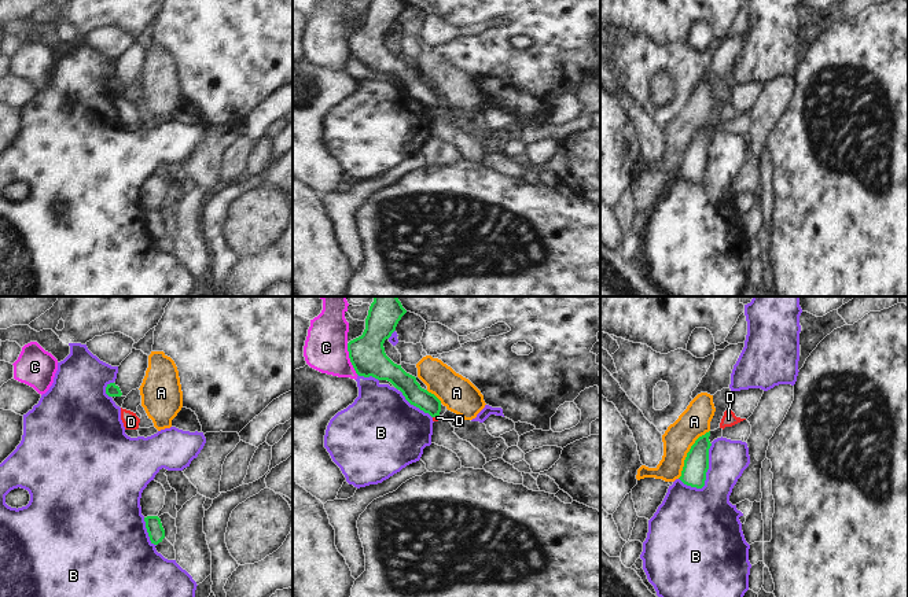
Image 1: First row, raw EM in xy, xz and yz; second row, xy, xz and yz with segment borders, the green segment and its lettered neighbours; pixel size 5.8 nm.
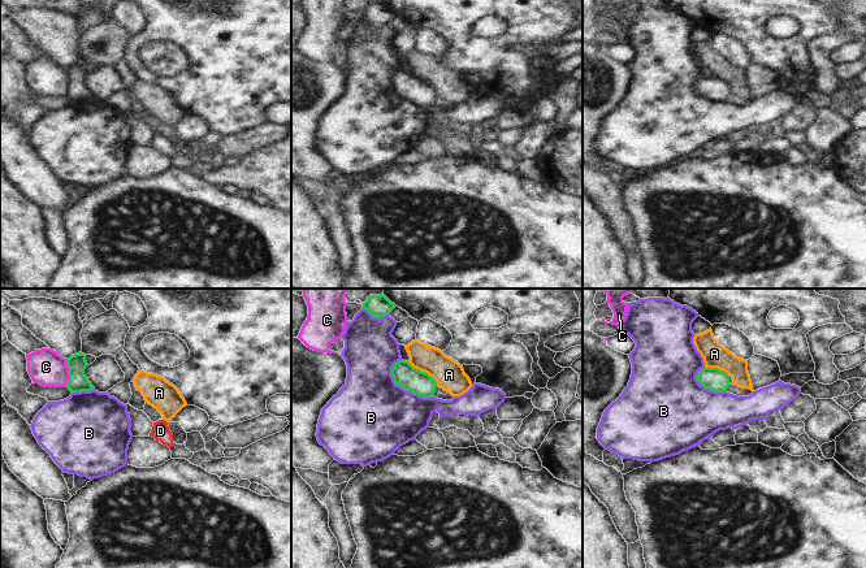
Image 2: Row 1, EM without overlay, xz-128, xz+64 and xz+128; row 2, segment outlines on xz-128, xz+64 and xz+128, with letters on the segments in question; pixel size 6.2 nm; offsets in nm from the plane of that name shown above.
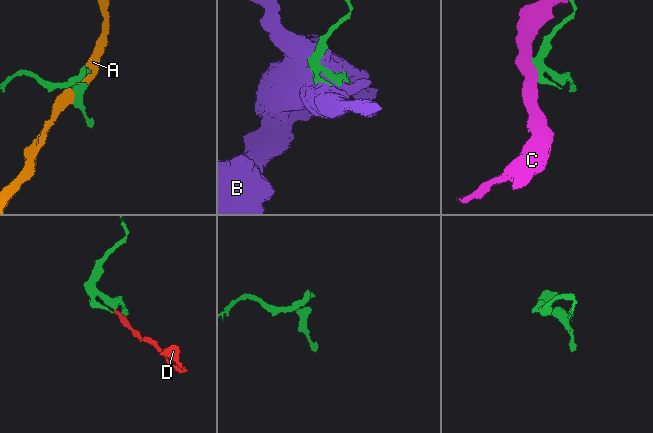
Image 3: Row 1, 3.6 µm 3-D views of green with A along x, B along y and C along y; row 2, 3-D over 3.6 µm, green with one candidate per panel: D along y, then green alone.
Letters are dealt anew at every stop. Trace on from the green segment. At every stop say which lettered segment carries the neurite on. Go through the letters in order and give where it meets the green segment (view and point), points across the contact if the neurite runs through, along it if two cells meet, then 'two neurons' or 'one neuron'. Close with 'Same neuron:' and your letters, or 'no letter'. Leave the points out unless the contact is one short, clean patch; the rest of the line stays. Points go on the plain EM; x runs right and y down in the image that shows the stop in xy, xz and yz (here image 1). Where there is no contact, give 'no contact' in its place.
A: contact yz (687, 146); border yz (709, 122), (691, 139), (682, 166), (677, 170); two neurons
B: contact yz (705, 166); two neurons
C: contact xz (349, 50); border xz (346, 36), (349, 54), (357, 66); two neurons
D: contact xz (436, 107); border xz (438, 107), (433, 110); two neurons
Same neuron: no letter

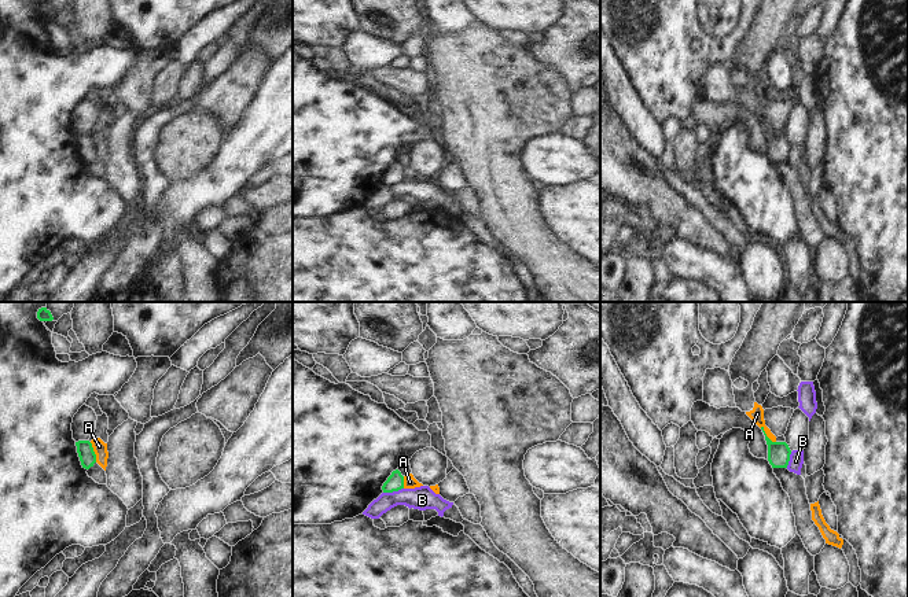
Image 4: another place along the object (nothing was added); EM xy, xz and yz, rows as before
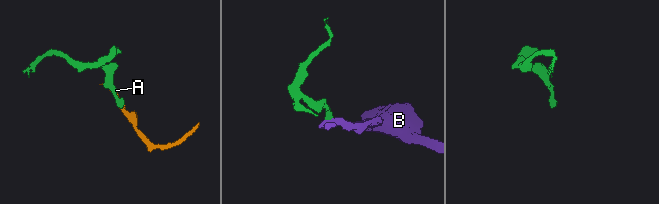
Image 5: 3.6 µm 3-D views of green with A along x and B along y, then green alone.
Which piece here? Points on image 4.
A: contact yz (765, 128); two neurons
B: contact xz (393, 183); border xz (403, 180), (383, 185); two neurons
Same neuron: no letter

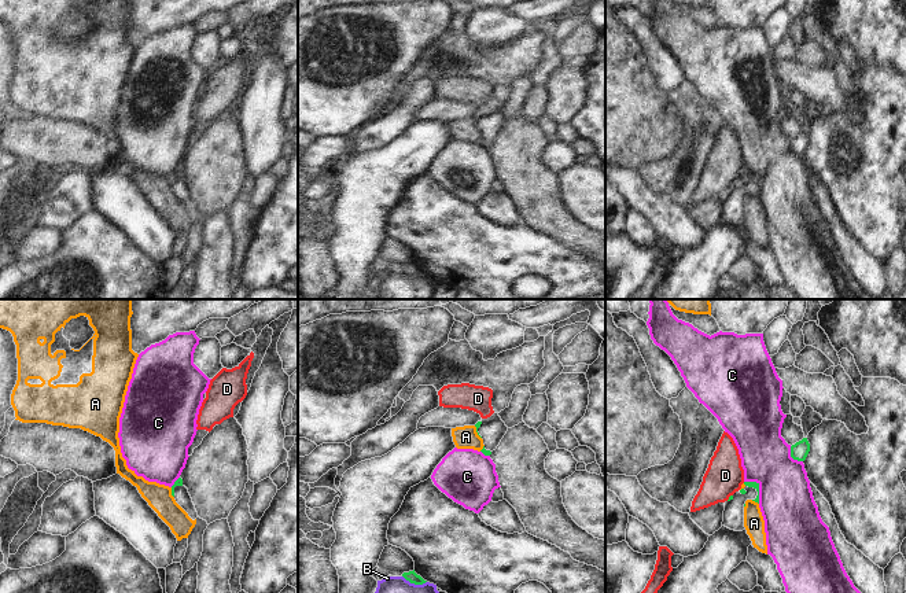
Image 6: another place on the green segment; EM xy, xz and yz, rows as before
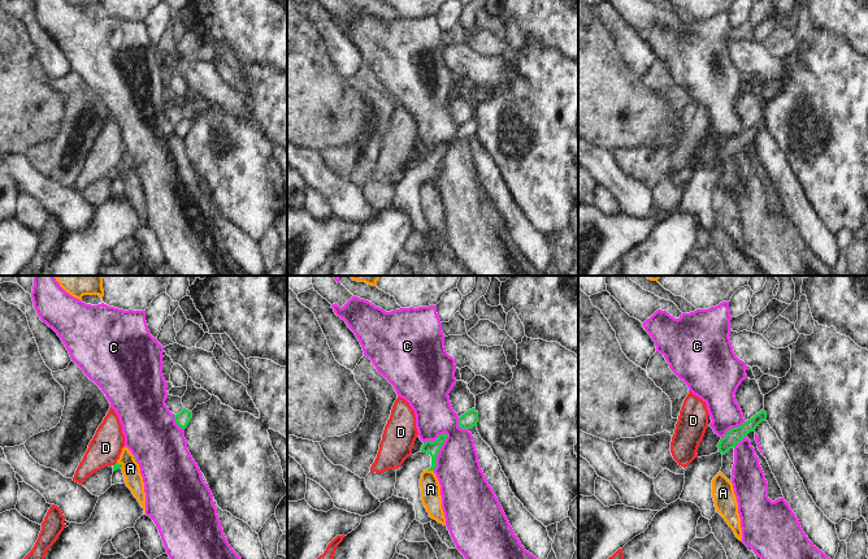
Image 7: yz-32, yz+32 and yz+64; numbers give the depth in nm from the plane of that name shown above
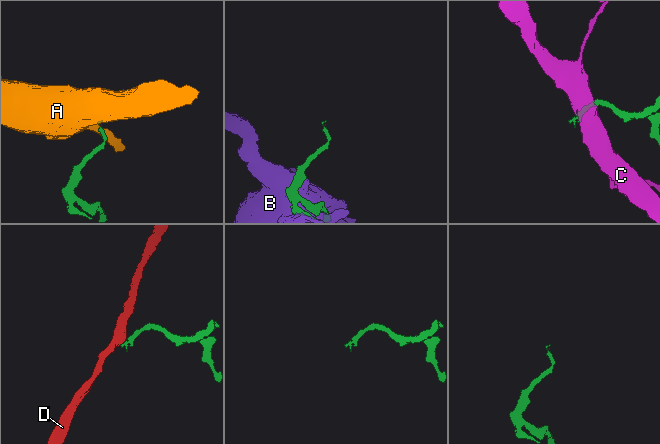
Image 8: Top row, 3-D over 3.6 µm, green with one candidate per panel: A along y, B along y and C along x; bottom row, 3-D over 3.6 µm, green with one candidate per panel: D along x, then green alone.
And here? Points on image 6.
A: contact yz (755, 194); border yz (751, 192), (758, 196); two neurons
B: contact xz (415, 276); two neurons
C: contact yz (758, 180); border yz (744, 173), (754, 173), (758, 177), (759, 195); two neurons
D: contact yz (729, 190); border yz (732, 187), (726, 192); two neurons
Same neuron: no letter

